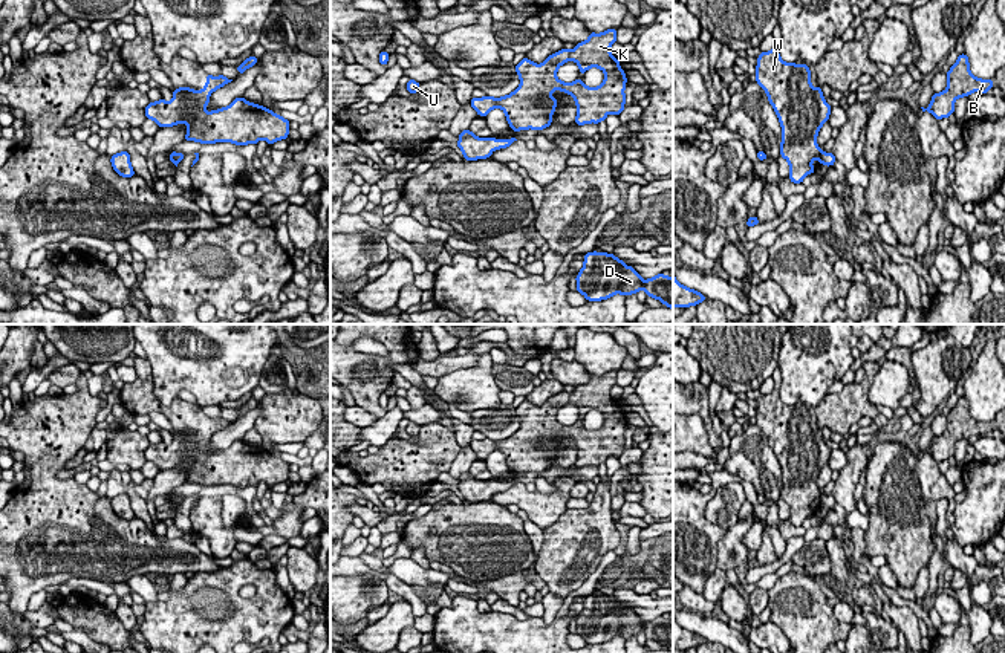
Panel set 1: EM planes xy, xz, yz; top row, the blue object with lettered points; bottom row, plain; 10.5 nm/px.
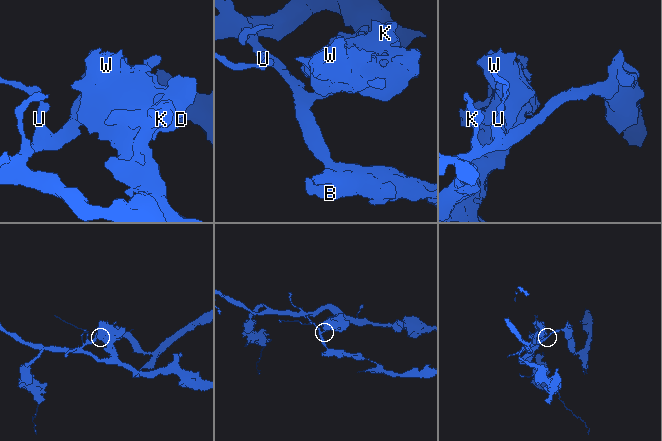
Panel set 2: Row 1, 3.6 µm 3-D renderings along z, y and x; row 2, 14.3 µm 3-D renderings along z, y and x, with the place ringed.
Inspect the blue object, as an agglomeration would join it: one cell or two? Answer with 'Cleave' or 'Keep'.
Cleave

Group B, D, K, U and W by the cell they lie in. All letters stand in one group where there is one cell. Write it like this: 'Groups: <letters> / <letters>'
Groups: B D U / K W

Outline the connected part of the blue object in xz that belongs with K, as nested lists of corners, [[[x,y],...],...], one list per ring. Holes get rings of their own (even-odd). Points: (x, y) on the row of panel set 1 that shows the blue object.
[[[616,29],[590,32],[589,38],[578,43],[572,50],[561,49],[549,55],[542,64],[526,57],[516,66],[520,86],[509,95],[493,98],[471,98],[471,107],[479,116],[486,116],[493,109],[502,109],[512,130],[543,130],[551,125],[552,113],[558,101],[551,96],[554,90],[569,93],[577,104],[577,125],[606,121],[609,113],[620,116],[626,102],[626,72],[620,61],[610,54],[616,41]],[[566,61],[575,61],[583,75],[590,67],[604,72],[604,81],[598,87],[587,87],[581,78],[563,83],[557,70]]]

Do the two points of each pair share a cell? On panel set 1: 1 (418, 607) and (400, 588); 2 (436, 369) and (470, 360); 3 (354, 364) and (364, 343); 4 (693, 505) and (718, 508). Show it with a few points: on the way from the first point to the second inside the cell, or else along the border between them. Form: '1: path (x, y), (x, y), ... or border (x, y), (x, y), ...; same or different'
1: path (416, 603), (404, 591); same
2: path (444, 364), (462, 361); same
3: border (351, 344), (358, 352), (389, 355); different
4: border (707, 502), (705, 517), (725, 529); different

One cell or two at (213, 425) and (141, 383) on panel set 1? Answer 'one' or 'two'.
one

